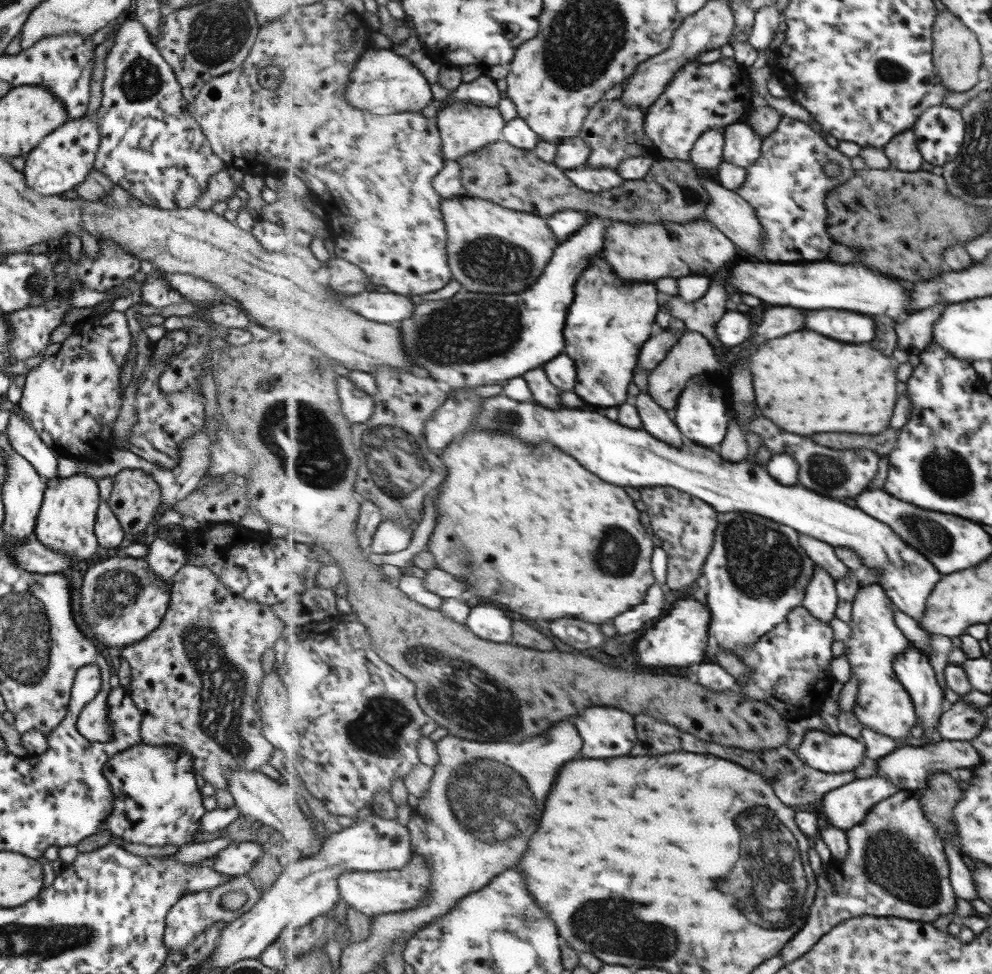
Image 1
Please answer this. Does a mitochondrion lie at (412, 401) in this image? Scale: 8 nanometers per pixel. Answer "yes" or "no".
no

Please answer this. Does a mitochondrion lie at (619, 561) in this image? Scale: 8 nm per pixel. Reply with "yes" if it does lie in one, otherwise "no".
yes

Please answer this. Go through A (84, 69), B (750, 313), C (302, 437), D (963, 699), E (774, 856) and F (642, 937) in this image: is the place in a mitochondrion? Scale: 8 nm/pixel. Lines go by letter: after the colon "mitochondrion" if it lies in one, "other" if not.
A: other
B: other
C: mitochondrion
D: other
E: mitochondrion
F: mitochondrion

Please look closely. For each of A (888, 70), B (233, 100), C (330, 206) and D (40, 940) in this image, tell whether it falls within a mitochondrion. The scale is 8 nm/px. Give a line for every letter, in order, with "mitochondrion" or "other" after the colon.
A: mitochondrion
B: other
C: other
D: mitochondrion

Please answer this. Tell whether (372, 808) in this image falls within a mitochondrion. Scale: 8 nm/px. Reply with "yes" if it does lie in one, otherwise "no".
no

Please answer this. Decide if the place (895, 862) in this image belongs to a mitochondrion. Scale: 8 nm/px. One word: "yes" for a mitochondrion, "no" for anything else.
yes

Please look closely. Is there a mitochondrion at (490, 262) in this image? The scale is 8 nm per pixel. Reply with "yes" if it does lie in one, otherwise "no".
yes

